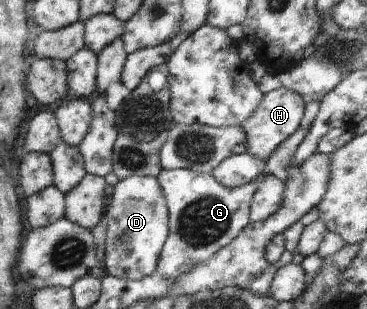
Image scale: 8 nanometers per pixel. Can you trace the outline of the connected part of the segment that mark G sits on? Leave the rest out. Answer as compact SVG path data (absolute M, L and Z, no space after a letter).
M163 169L157 180L168 208L168 236L161 249L156 272L163 278L177 280L191 268L205 264L213 254L231 244L249 220L249 204L257 190L257 179L229 188L209 173L189 169Z

